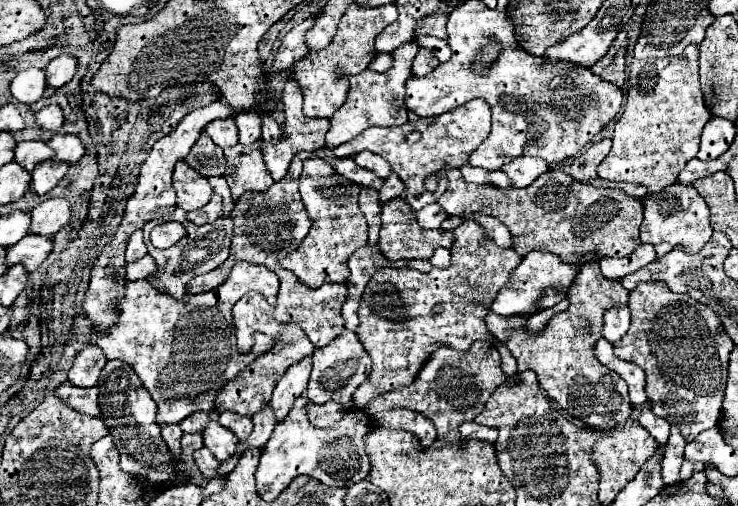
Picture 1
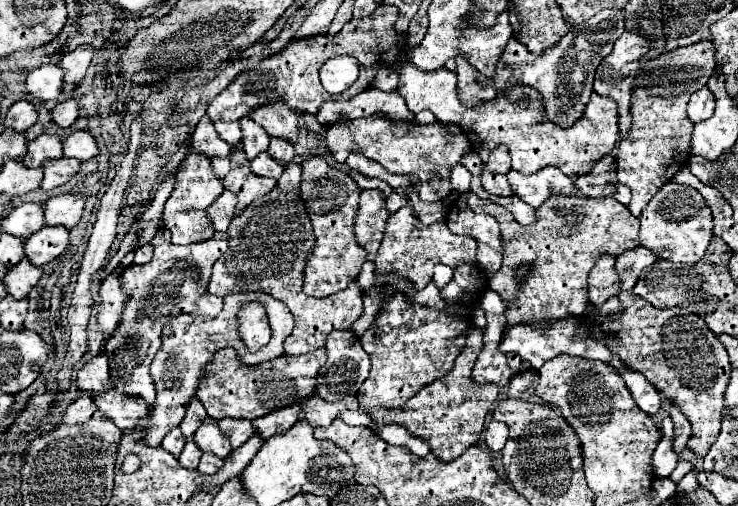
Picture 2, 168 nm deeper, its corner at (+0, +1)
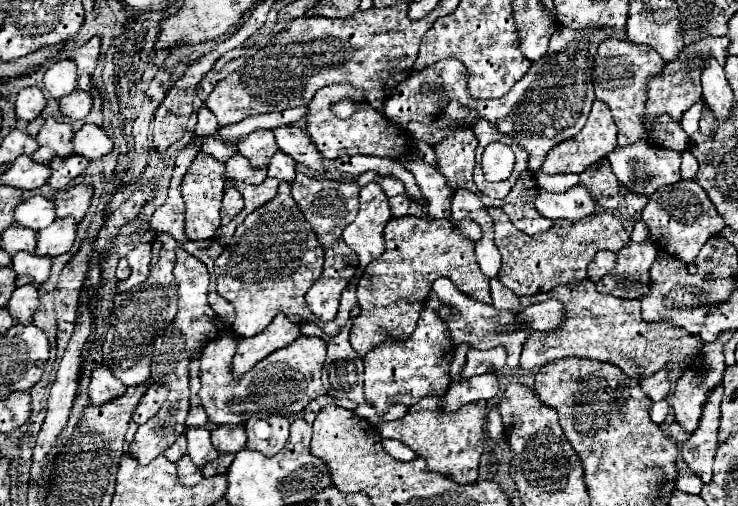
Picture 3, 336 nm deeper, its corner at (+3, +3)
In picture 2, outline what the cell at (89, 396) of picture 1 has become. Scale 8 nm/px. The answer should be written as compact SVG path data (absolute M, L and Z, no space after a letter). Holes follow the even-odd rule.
M107 390L99 396L93 396L95 406L99 412L103 412L113 424L121 430L131 430L135 426L135 420L145 416L147 404L135 396L119 394L115 390Z

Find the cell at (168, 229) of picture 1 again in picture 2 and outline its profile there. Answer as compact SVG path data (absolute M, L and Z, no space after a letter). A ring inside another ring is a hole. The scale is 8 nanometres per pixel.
M187 154L181 162L181 168L177 170L175 188L165 202L163 210L163 224L171 230L171 242L173 244L191 244L191 242L203 242L209 240L215 232L209 226L209 218L205 216L205 208L213 204L213 200L223 192L223 182L211 172L211 160L201 154Z

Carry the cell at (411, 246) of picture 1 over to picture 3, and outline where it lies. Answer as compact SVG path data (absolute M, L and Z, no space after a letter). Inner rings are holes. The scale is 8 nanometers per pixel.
M416 216L392 218L384 228L384 238L384 254L368 264L356 286L362 312L354 320L350 344L360 354L360 358L364 358L388 338L406 340L412 334L420 310L426 306L422 302L428 298L434 280L440 276L450 278L456 288L472 300L492 304L488 278L482 274L474 258L474 244L468 238L458 236L448 220L424 220Z

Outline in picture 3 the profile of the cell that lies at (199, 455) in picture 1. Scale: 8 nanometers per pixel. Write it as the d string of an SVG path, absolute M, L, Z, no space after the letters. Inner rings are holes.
M220 454L216 460L208 462L208 464L202 468L204 478L210 478L210 476L216 476L216 474L224 474L224 472L228 472L228 466L232 464L232 460L234 460L232 454Z

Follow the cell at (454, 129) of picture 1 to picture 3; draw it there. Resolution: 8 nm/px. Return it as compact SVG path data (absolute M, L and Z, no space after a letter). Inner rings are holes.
M332 84L328 88L318 90L318 94L308 104L306 114L306 132L312 138L312 142L318 146L324 158L340 158L340 156L356 156L356 154L368 154L368 156L380 156L380 158L398 158L408 154L410 150L410 134L388 122L380 112L370 108L370 104L360 106L356 114L342 120L332 114L332 102L342 102L344 98L352 98L352 102L366 102L364 90L354 90L354 86L348 84Z

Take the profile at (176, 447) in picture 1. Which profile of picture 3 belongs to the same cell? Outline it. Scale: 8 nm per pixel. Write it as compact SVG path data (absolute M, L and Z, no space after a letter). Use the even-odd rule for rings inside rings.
M180 436L180 438L164 452L164 456L166 456L170 462L178 462L184 454L186 454L186 438L184 438L184 436Z

